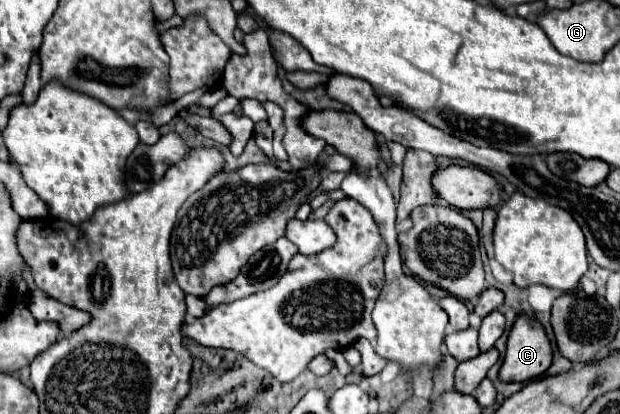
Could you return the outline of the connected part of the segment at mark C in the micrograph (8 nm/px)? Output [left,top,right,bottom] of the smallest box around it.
[499,315,551,383]

